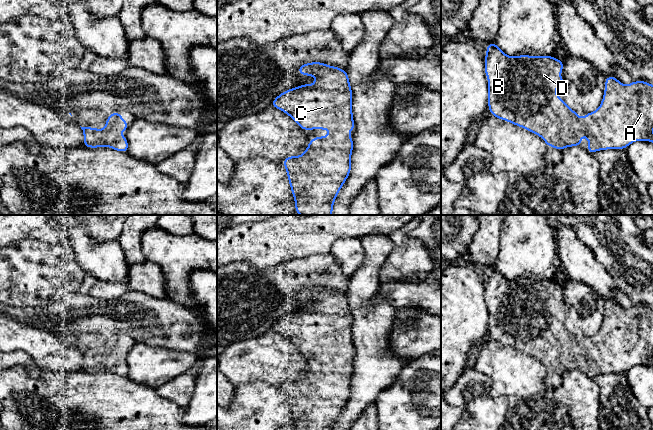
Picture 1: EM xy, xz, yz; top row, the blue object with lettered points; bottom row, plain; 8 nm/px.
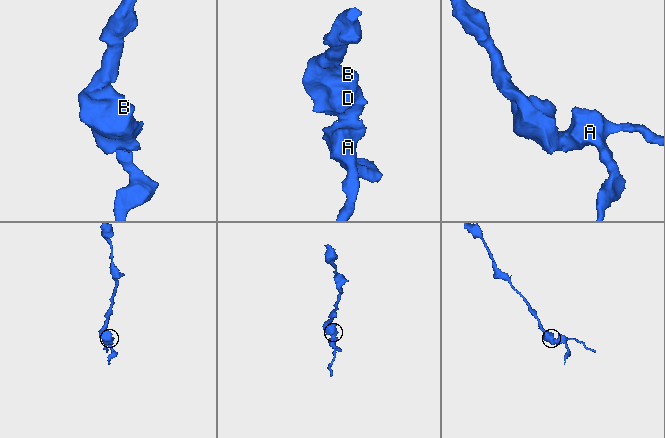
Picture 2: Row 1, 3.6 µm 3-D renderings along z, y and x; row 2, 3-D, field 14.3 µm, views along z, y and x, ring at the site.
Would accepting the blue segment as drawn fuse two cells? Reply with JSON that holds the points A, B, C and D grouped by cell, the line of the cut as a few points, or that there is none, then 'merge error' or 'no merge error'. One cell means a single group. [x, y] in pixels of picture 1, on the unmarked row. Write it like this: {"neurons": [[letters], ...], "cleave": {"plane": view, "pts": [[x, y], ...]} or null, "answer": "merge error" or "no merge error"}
{"neurons": [["A", "B", "C", "D"]], "cleave": null, "answer": "no merge error"}

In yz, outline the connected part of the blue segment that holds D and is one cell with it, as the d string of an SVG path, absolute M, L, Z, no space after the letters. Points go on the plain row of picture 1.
M491 266L486 269L485 299L488 302L488 333L493 340L504 345L508 345L516 350L522 351L539 361L547 370L557 374L566 371L581 371L581 361L587 361L589 371L586 374L593 378L599 374L626 373L634 365L653 366L653 309L646 305L632 305L629 309L622 308L613 300L605 302L604 320L600 331L594 336L586 337L585 342L580 342L579 338L573 335L559 322L558 318L551 311L562 312L565 305L560 301L564 286L554 280L530 280L519 279L510 281L506 279L496 268Z

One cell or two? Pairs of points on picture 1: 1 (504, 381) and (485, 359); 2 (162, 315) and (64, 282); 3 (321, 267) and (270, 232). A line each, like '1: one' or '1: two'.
1: one
2: two
3: two

